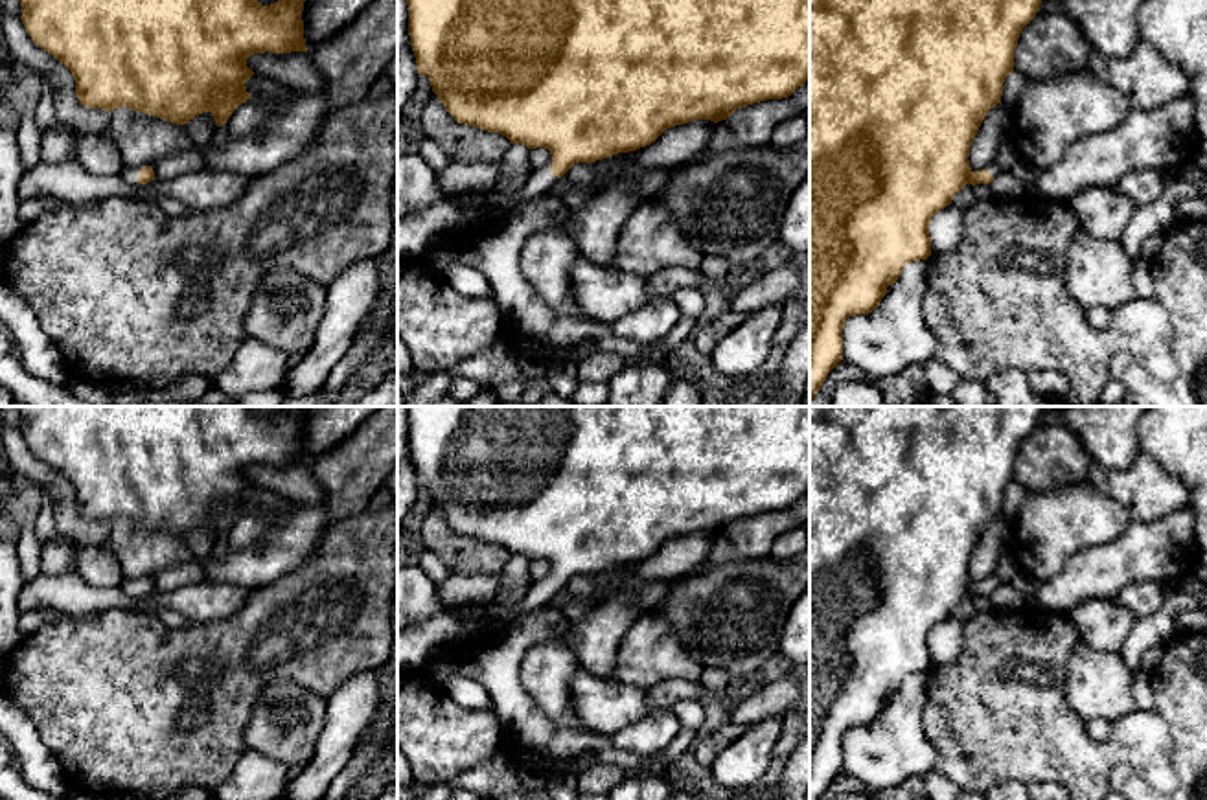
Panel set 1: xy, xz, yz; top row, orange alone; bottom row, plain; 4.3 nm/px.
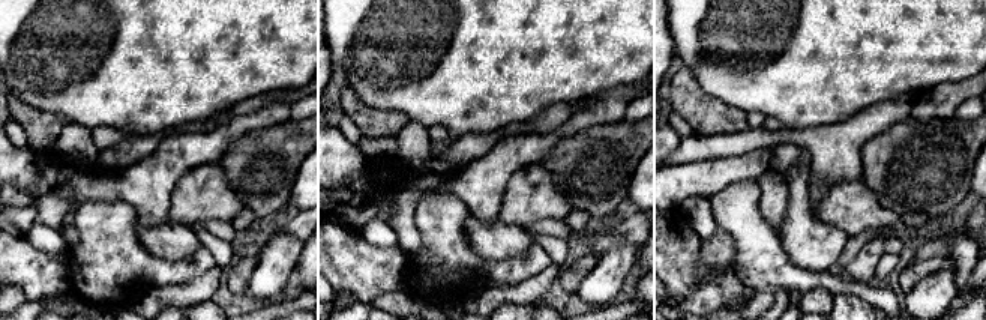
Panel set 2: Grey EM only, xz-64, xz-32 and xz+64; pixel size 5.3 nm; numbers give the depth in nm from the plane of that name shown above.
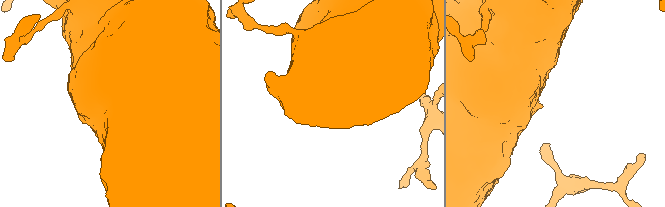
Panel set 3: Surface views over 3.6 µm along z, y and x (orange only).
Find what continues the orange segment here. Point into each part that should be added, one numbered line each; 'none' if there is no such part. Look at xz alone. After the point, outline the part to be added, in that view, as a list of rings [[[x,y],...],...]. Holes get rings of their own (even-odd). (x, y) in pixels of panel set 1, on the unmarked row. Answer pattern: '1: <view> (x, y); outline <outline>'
1: xz (416, 646); outline [[[550,581],[532,583],[517,605],[508,607],[495,600],[478,605],[467,603],[434,614],[421,625],[397,631],[397,669],[423,671],[438,647],[500,633],[545,607],[556,594],[558,589]]]

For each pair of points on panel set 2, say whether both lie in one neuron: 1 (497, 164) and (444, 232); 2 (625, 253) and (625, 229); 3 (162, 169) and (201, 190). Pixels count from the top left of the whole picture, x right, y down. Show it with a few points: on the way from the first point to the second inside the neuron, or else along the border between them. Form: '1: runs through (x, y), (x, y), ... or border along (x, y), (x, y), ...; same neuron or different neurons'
1: border along (432, 193), (455, 196), (470, 214); different neurons
2: border along (637, 245), (614, 244), (598, 256); different neurons
3: border along (212, 163), (188, 170), (177, 181), (168, 211); different neurons

